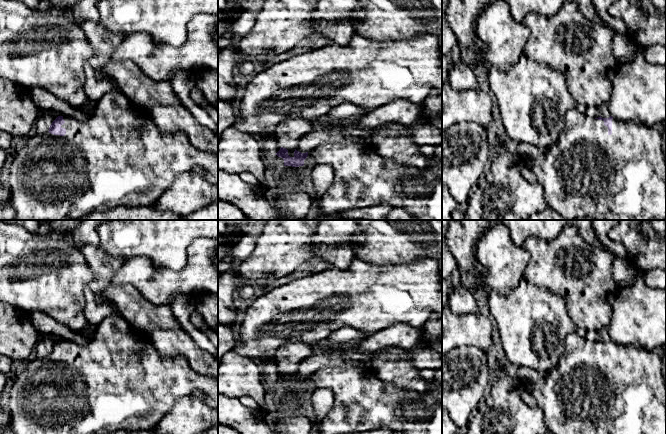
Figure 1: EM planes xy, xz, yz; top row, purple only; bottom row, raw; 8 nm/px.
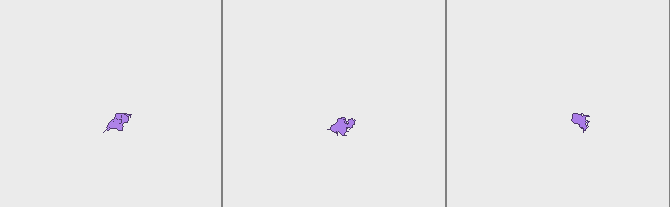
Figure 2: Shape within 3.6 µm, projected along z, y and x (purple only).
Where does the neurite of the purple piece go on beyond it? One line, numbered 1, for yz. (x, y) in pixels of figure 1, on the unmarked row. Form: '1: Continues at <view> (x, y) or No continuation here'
1: Continues at yz (585, 393)

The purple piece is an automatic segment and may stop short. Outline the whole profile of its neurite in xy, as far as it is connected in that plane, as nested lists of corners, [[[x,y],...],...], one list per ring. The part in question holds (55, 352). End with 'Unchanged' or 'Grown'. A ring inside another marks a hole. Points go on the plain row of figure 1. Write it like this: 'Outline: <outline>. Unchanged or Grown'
Outline: [[[118,312],[104,318],[84,346],[78,346],[66,340],[58,340],[44,358],[36,357],[28,367],[17,375],[10,393],[11,428],[14,434],[109,434],[119,430],[146,431],[153,429],[182,397],[190,396],[194,391],[200,391],[205,397],[208,407],[218,409],[218,378],[201,375],[193,371],[184,355],[161,355],[147,336],[134,330],[134,327]]]. Grown

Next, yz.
Outline: [[[576,334],[564,341],[558,364],[537,383],[525,383],[523,400],[542,410],[552,434],[666,434],[662,354],[633,345],[591,342]]]. Grown

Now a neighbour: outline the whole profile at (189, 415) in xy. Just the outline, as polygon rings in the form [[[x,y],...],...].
[[[190,395],[182,397],[171,411],[151,430],[159,434],[198,434],[218,425],[218,409],[210,408],[205,402]]]

